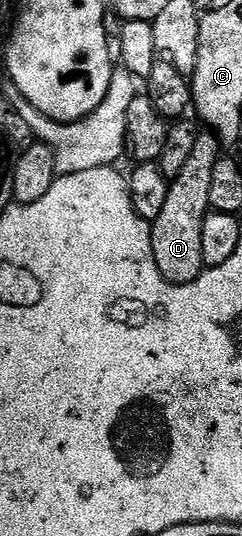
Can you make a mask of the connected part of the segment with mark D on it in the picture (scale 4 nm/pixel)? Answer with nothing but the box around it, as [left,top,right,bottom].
[152,132,220,283]

